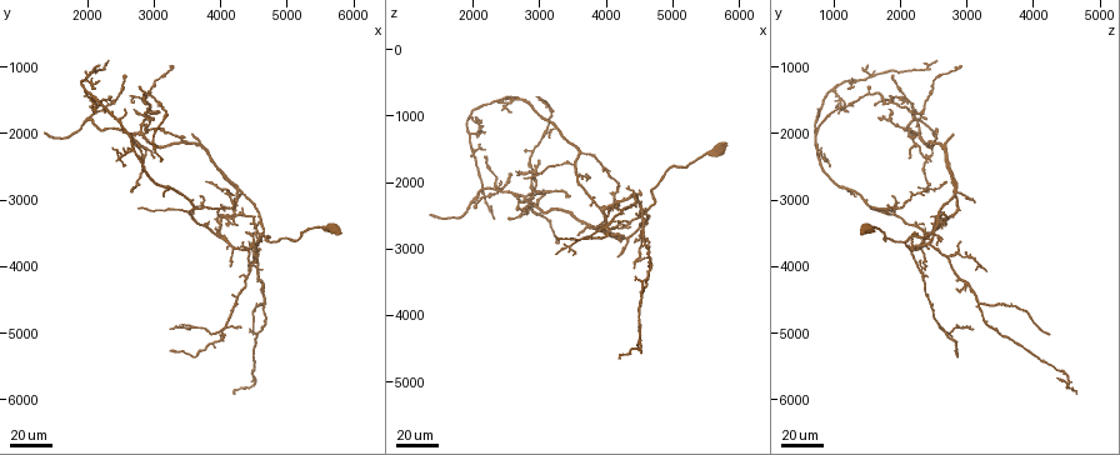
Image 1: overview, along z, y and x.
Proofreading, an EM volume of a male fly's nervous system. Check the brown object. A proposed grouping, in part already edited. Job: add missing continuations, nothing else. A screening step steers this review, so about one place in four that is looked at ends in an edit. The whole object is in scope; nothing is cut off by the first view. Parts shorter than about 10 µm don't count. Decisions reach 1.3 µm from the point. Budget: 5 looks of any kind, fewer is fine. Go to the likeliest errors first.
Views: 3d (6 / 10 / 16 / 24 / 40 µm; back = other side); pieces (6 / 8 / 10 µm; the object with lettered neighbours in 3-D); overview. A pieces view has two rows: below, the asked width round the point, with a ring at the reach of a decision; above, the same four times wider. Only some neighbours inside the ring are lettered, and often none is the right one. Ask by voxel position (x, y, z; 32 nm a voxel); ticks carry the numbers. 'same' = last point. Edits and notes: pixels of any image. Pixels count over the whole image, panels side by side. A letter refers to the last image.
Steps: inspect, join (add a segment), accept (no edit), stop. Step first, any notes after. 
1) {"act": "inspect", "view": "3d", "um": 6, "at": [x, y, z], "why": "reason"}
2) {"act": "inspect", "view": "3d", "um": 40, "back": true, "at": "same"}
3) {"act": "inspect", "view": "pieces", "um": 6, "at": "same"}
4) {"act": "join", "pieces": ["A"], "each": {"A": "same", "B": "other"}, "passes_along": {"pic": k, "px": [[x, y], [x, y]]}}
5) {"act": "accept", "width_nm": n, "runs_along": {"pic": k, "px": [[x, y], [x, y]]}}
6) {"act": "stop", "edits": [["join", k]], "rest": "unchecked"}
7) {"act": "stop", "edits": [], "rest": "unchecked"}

{"act": "inspect", "view": "3d", "um": 40, "at": [1350, 2000, 2450], "why": "long arm stops here"}

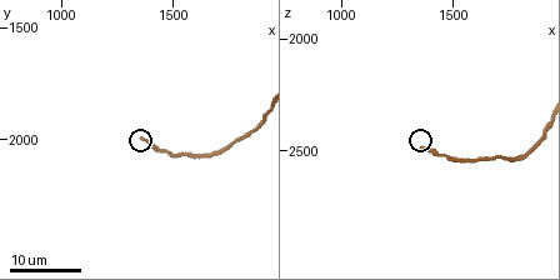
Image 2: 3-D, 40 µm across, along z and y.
{"act": "inspect", "view": "pieces", "um": 6, "at": [1350, 1990, 2480]}

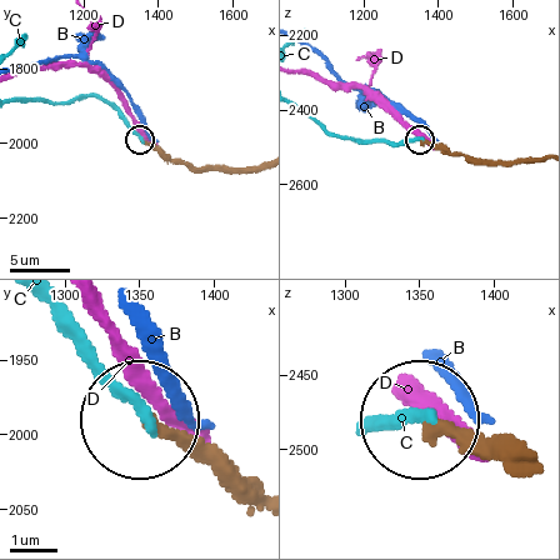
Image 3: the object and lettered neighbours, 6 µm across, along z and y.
{"act": "accept", "each": {"B": "other", "C": "other", "D": "other"}, "runs_along": {"pic": 3, "px": [[259, 165], [193, 169], [164, 159], [140, 141]]}, "found": "no lettered segment goes on from it"}

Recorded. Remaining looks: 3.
{"act": "inspect", "view": "3d", "um": 24, "at": [3000, 2350, 2150], "why": "branch stops here"}

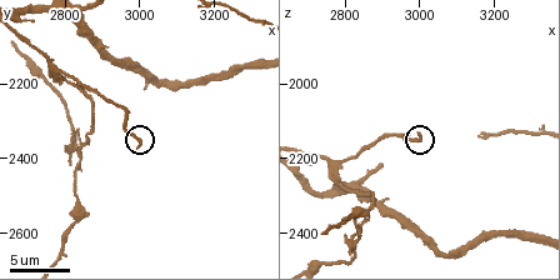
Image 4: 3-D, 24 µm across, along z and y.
{"act": "inspect", "view": "pieces", "um": 6, "at": [3000, 2370, 2130]}

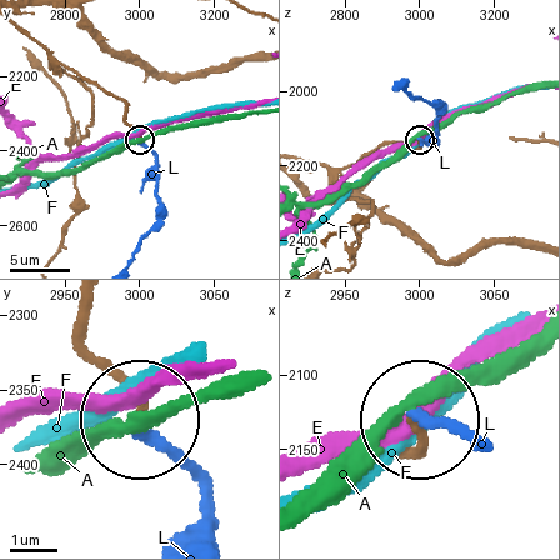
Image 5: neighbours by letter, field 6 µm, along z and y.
{"act": "join", "pieces": ["L"], "width_nm": 160, "each": {"A": "other", "E": "other", "F": "other", "L": "same"}, "passes_along": {"pic": 5, "px": [[124, 109], [153, 155], [156, 185], [156, 221], [134, 256]]}, "found": "it goes on there"}

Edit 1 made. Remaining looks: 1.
{"act": "stop", "edits": [["join", 5]], "rest": "unchecked"}

